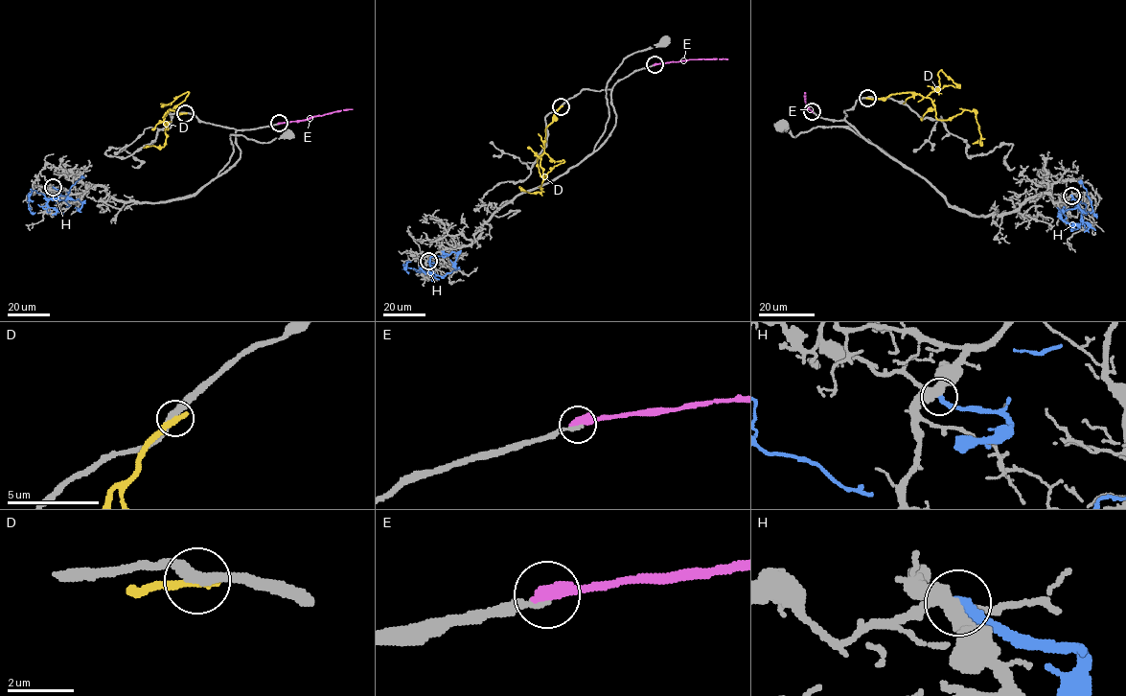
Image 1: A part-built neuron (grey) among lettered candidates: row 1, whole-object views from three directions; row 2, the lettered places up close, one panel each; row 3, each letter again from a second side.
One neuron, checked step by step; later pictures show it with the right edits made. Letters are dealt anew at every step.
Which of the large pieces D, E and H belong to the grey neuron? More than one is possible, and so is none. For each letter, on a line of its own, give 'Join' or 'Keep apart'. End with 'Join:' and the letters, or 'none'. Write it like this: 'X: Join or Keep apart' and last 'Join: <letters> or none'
D: Keep apart
E: Keep apart
H: Keep apart
Join: none

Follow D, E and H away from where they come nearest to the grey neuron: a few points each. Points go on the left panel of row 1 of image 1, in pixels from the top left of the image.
D: (185, 113), (178, 113), (170, 108), (164, 120), (164, 129), (168, 122), (165, 145), (144, 148)
E: (279, 123), (352, 108)
H: (52, 187), (60, 191), (49, 198), (35, 190), (32, 192), (29, 209), (31, 213), (35, 213)

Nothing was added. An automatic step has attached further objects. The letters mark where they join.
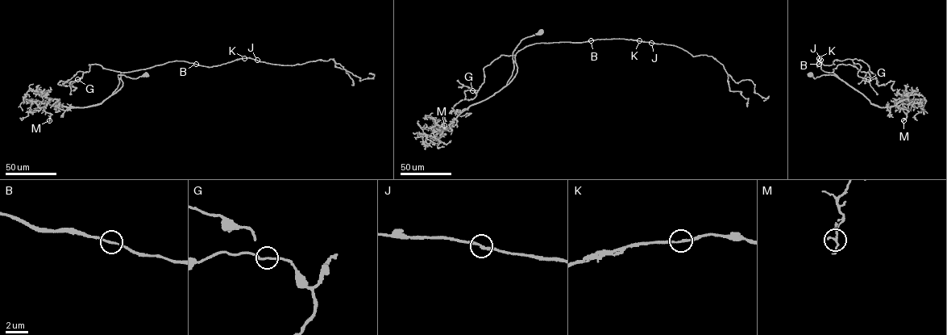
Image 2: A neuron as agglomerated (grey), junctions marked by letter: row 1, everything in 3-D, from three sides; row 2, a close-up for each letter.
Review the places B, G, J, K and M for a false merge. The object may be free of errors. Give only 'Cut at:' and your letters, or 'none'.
Cut at: none

